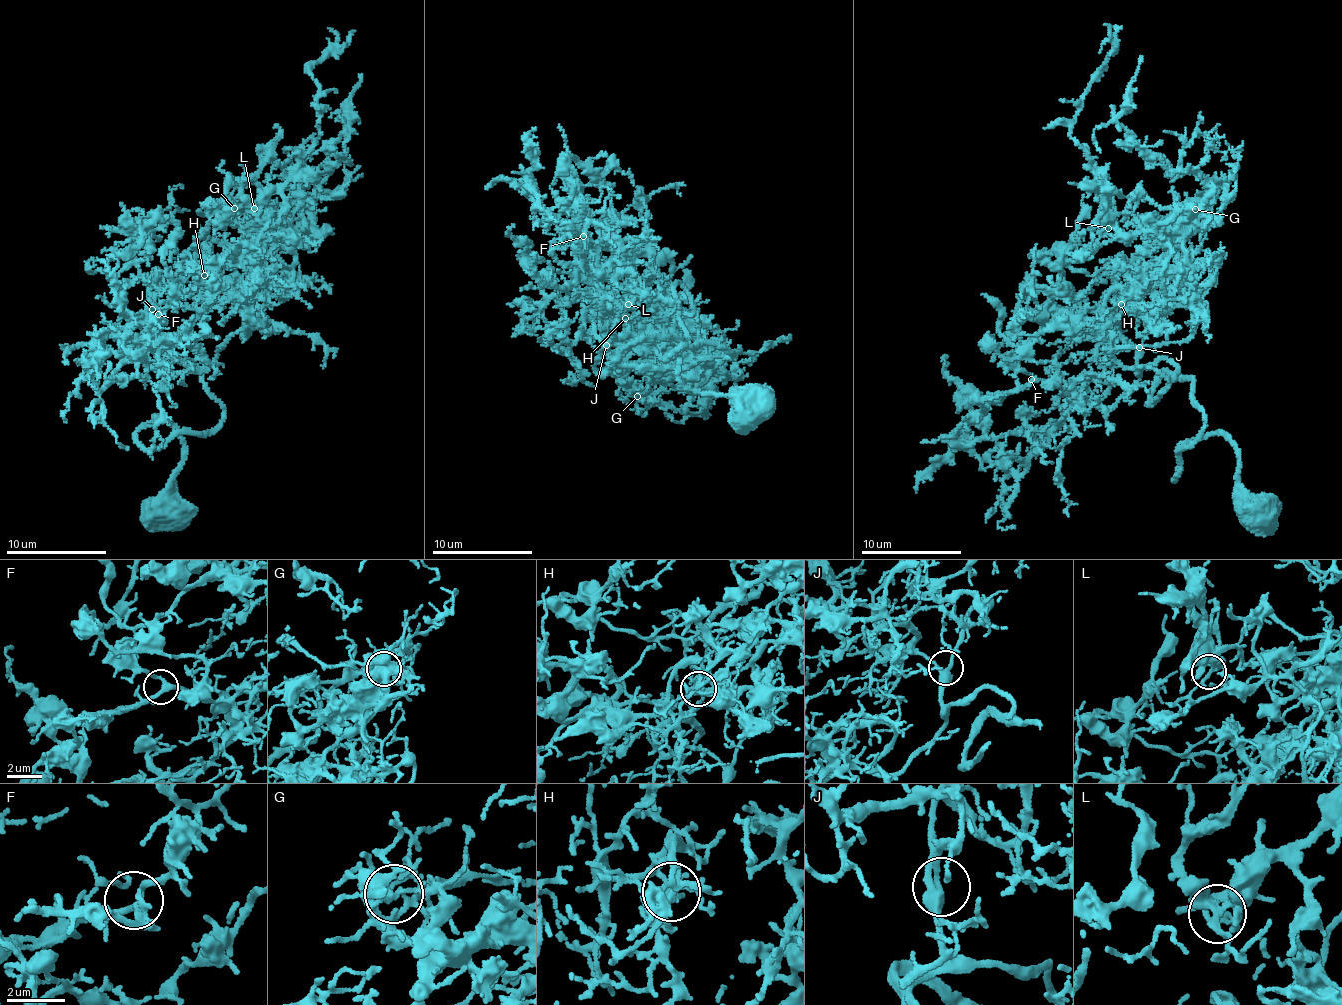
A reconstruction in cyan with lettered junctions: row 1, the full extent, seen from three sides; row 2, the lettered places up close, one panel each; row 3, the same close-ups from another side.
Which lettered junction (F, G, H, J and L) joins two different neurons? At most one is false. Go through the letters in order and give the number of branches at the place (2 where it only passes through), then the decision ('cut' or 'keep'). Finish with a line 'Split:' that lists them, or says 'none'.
F: branches 3; keep
G: branches 3; cut
H: branches 6; keep
J: branches 3; keep
L: branches 3; keep
Split: G

